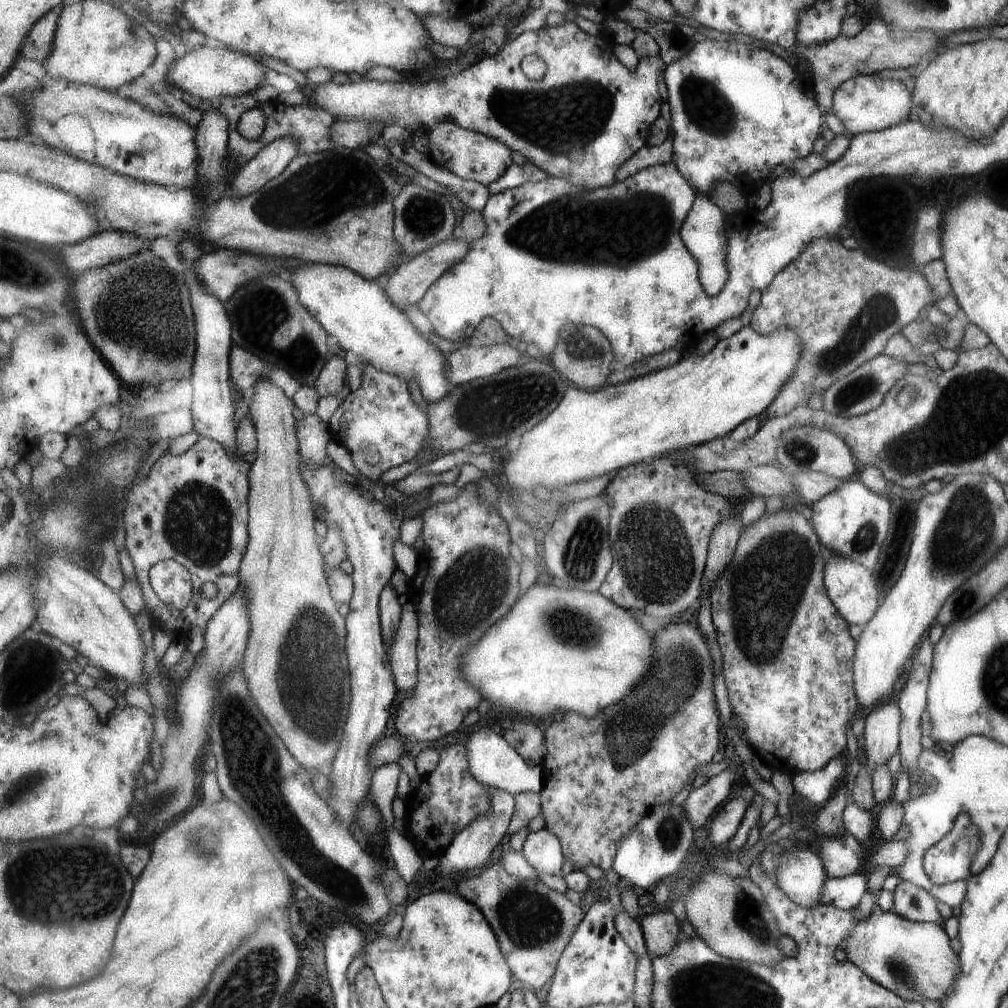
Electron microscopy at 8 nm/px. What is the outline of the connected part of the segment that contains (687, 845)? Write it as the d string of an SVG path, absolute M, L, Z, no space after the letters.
M669 800L665 804L657 804L643 820L637 822L635 830L629 832L623 842L619 842L612 869L623 881L632 883L638 891L649 895L655 886L665 883L665 879L675 877L677 872L683 870L683 862L687 860L695 840L693 830L695 826L685 810L685 802L674 804Z

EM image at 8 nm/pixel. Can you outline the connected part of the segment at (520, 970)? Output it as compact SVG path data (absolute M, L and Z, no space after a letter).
M501 864L488 867L463 874L465 880L459 884L459 892L487 916L499 936L501 949L512 967L517 984L546 990L585 913L565 894L548 888L539 880L521 880L511 876Z

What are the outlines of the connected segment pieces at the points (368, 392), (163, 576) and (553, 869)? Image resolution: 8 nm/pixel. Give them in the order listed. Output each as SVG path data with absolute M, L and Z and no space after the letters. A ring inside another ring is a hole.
M363 363L360 383L358 390L344 399L329 423L334 441L348 451L354 466L367 479L377 482L389 470L417 457L431 432L431 424L425 410L413 402L407 380L397 374ZM373 454L378 454L375 464L369 462Z
M162 560L149 572L151 586L159 600L174 610L184 610L199 598L194 593L189 570L174 560Z
M543 827L529 833L522 850L537 871L554 876L562 874L565 852L562 850L561 840L549 828Z

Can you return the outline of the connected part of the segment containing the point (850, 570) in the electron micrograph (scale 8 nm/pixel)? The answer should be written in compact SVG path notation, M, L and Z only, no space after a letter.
M831 552L829 556L829 566L824 566L824 587L827 591L828 598L832 600L833 606L840 612L844 620L849 622L849 625L857 624L865 626L873 617L877 606L879 606L879 596L877 596L877 586L873 582L871 572L866 570L861 564L843 558L835 552Z

